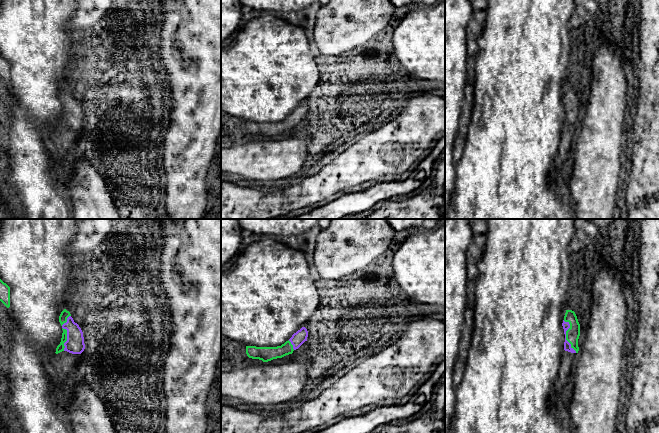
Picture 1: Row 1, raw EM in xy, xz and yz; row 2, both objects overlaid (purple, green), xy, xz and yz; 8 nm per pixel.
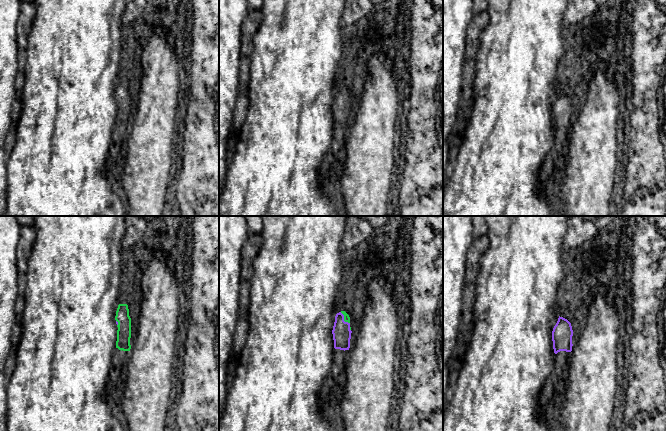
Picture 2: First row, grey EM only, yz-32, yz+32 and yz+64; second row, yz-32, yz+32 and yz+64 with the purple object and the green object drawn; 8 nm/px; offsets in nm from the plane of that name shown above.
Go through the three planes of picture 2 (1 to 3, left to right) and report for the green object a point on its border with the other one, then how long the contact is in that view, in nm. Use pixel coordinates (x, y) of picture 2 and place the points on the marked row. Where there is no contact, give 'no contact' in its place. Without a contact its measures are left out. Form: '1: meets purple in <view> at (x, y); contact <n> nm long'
1: meets purple in yz-32 at (117, 323); contact 50 nm long
2: meets purple in yz+32 at (343, 319); contact 120 nm long
3: no contact

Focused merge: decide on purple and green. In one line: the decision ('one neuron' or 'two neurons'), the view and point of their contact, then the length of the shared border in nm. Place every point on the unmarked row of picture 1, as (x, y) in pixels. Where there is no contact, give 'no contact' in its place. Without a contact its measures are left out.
one neuron; contact yz (565, 111); length 280 nm

